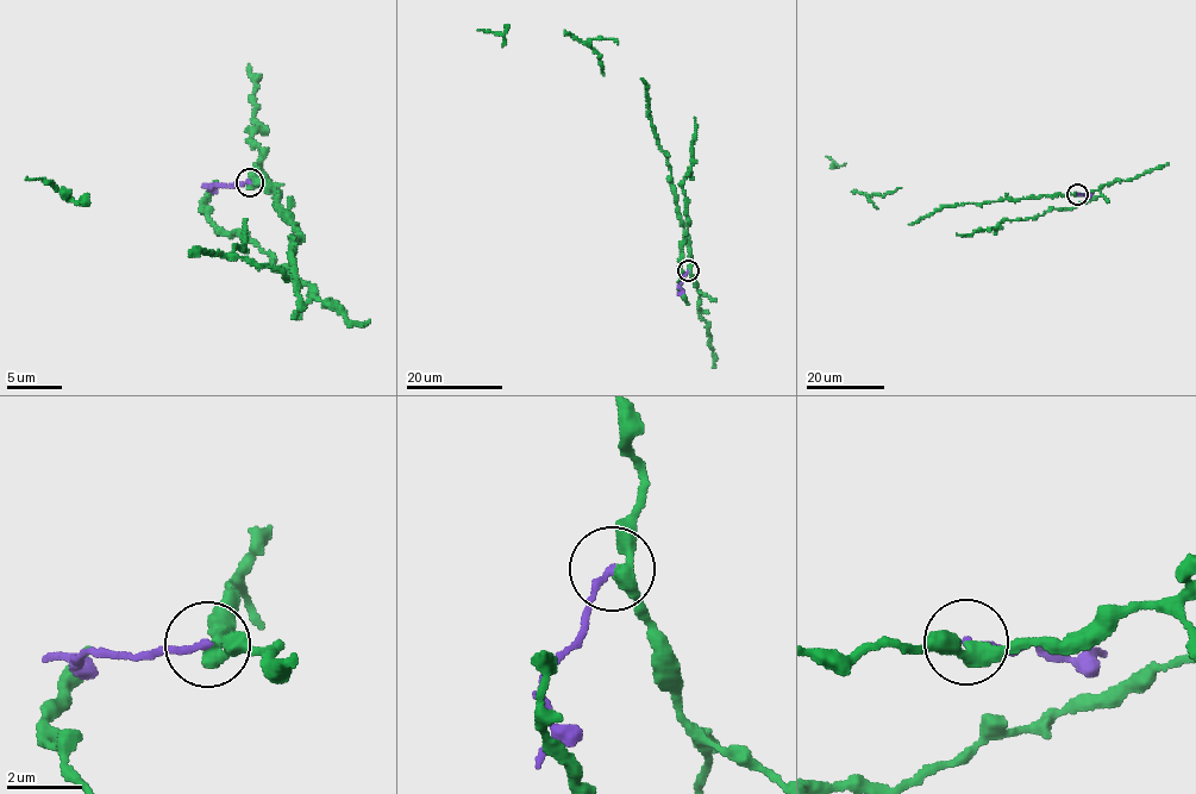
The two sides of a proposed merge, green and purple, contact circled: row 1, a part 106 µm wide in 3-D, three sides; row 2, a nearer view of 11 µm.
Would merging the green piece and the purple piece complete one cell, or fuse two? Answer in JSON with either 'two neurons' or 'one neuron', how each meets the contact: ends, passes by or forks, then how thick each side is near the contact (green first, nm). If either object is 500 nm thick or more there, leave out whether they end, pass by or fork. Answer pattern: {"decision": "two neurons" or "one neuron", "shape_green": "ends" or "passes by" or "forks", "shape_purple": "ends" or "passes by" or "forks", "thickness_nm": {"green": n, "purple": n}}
{"decision": "two neurons", "shape_green": "passes by", "shape_purple": "ends", "thickness_nm": {"green": 360, "purple": 200}}

